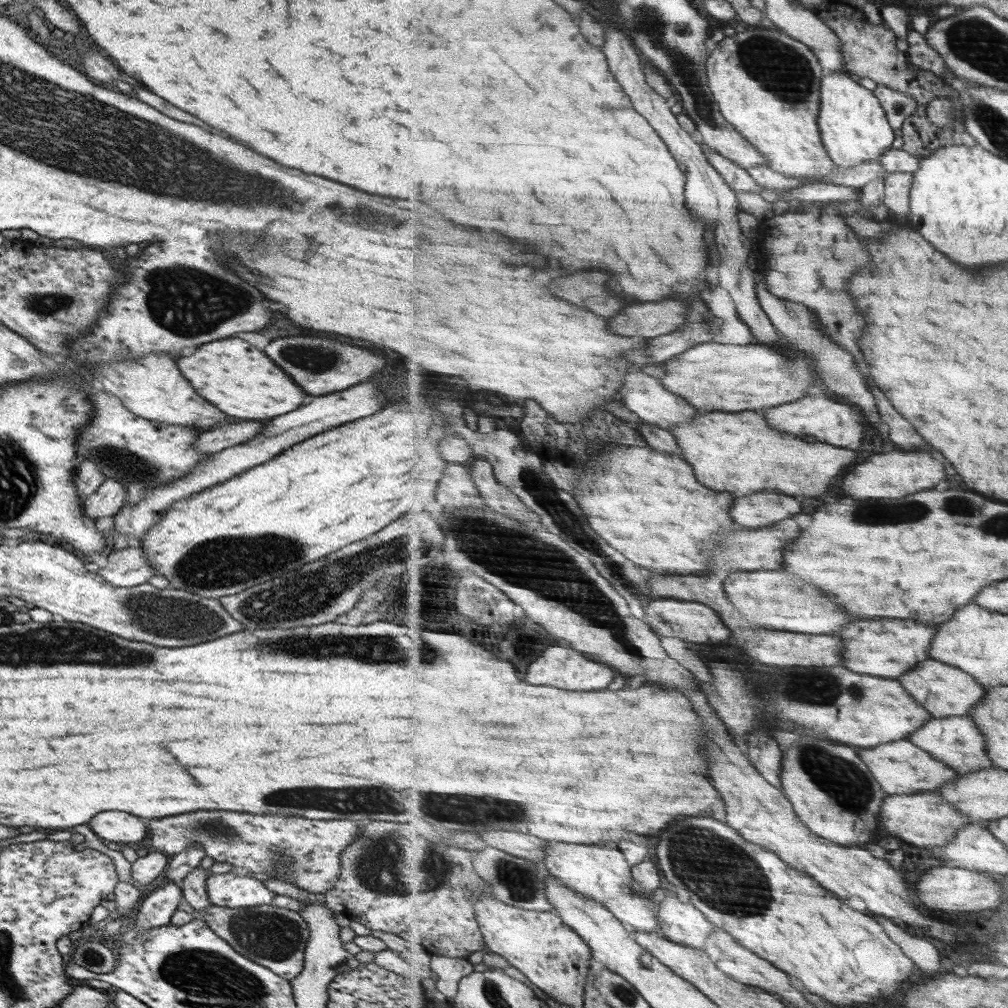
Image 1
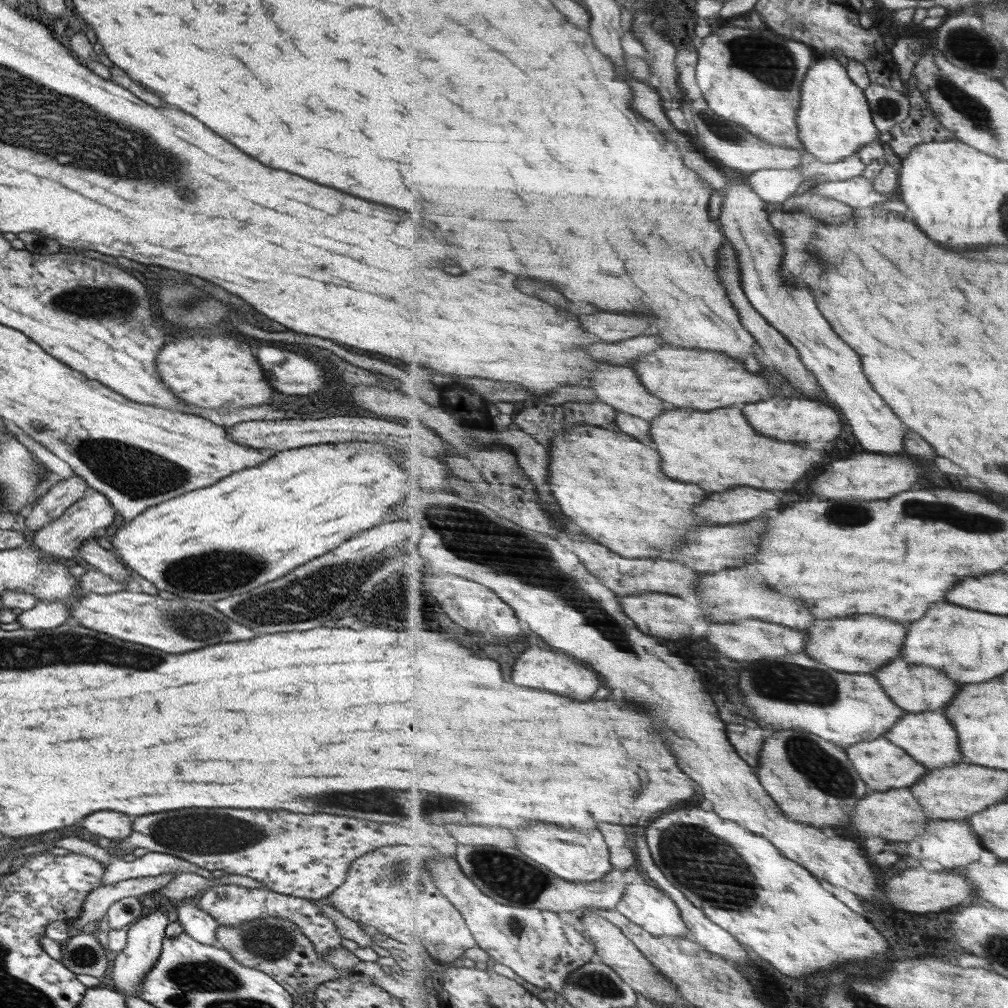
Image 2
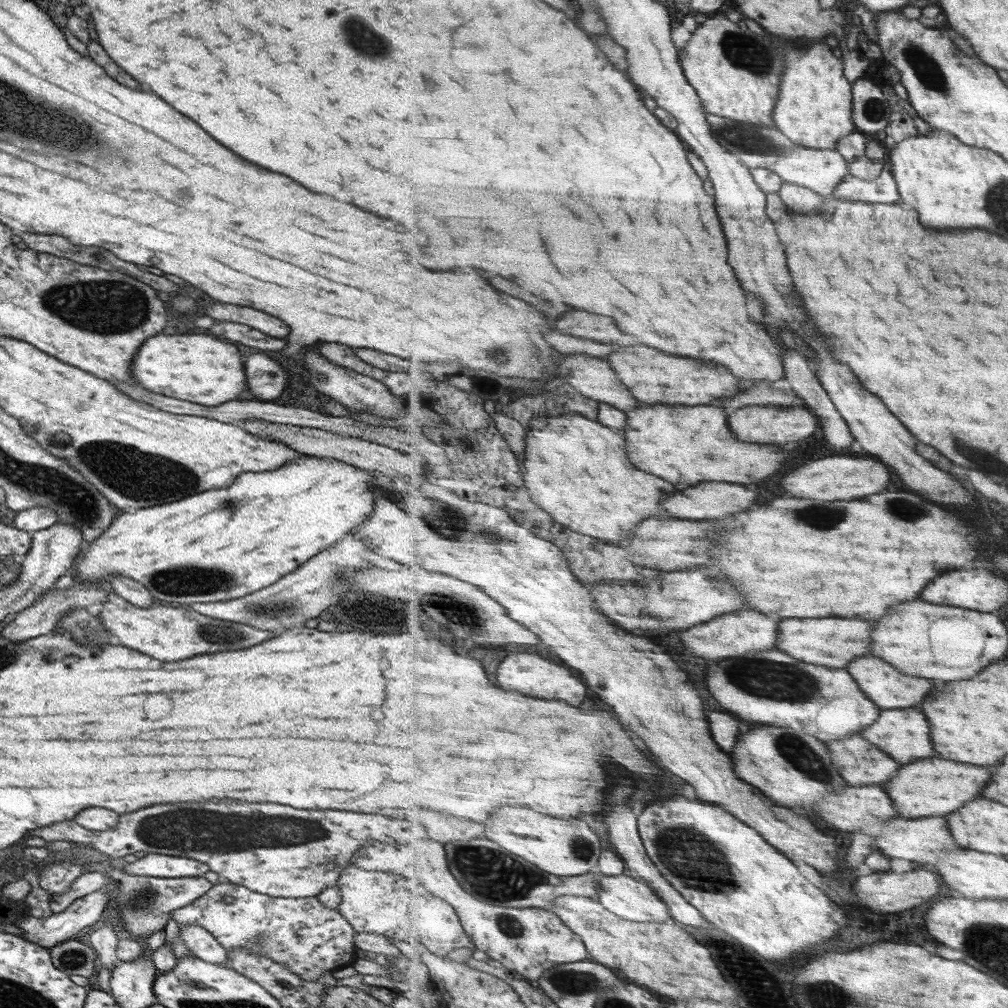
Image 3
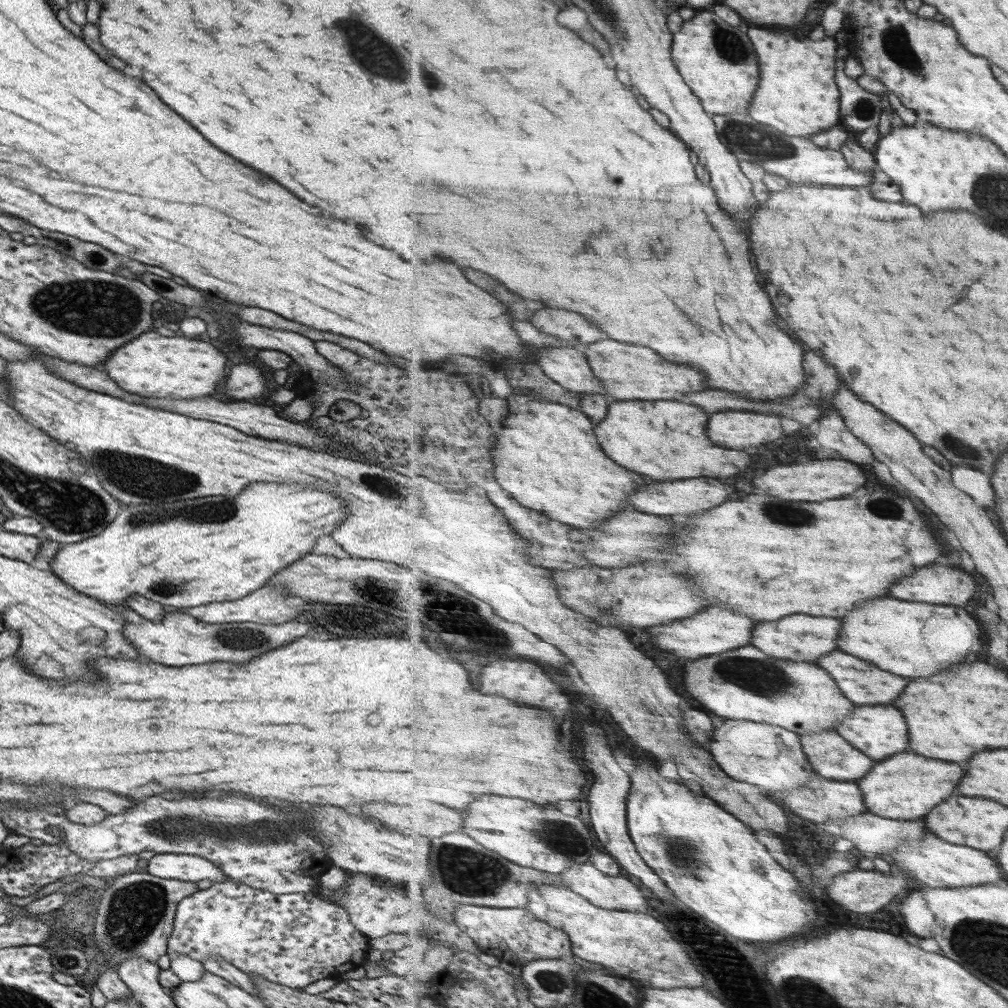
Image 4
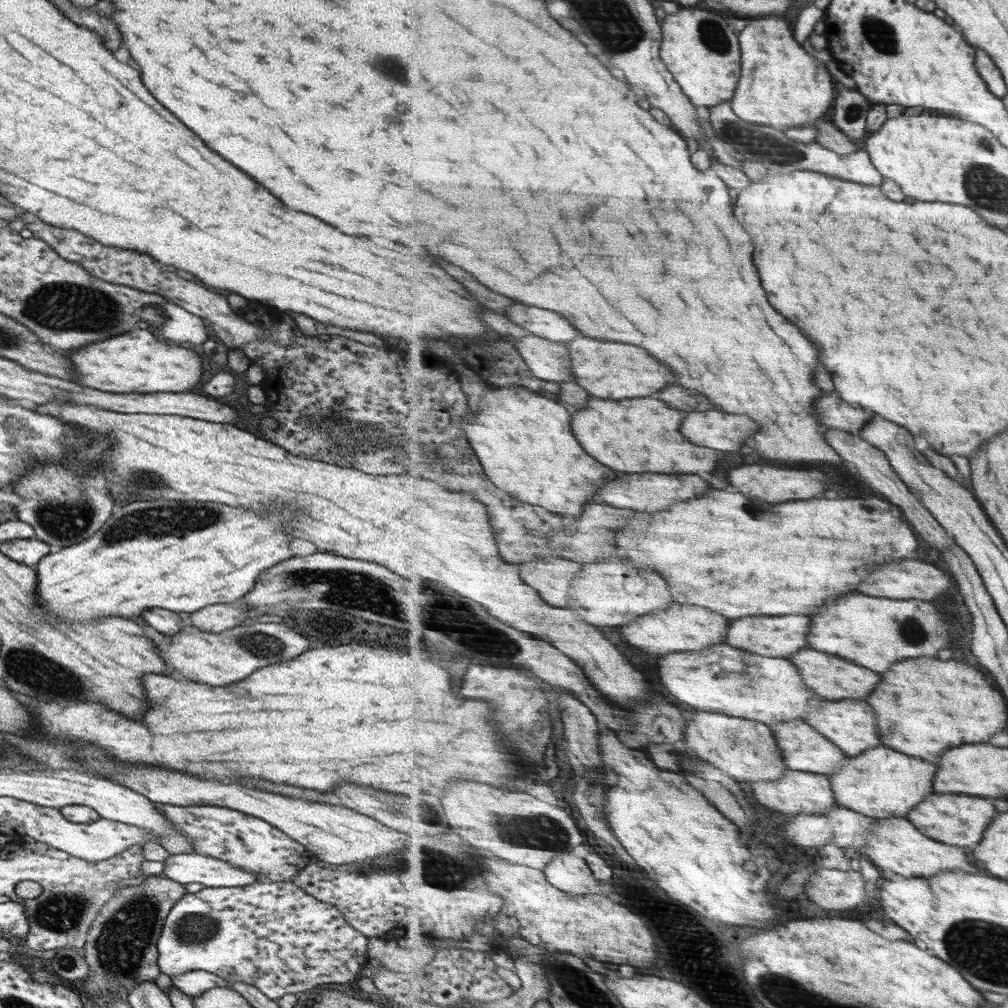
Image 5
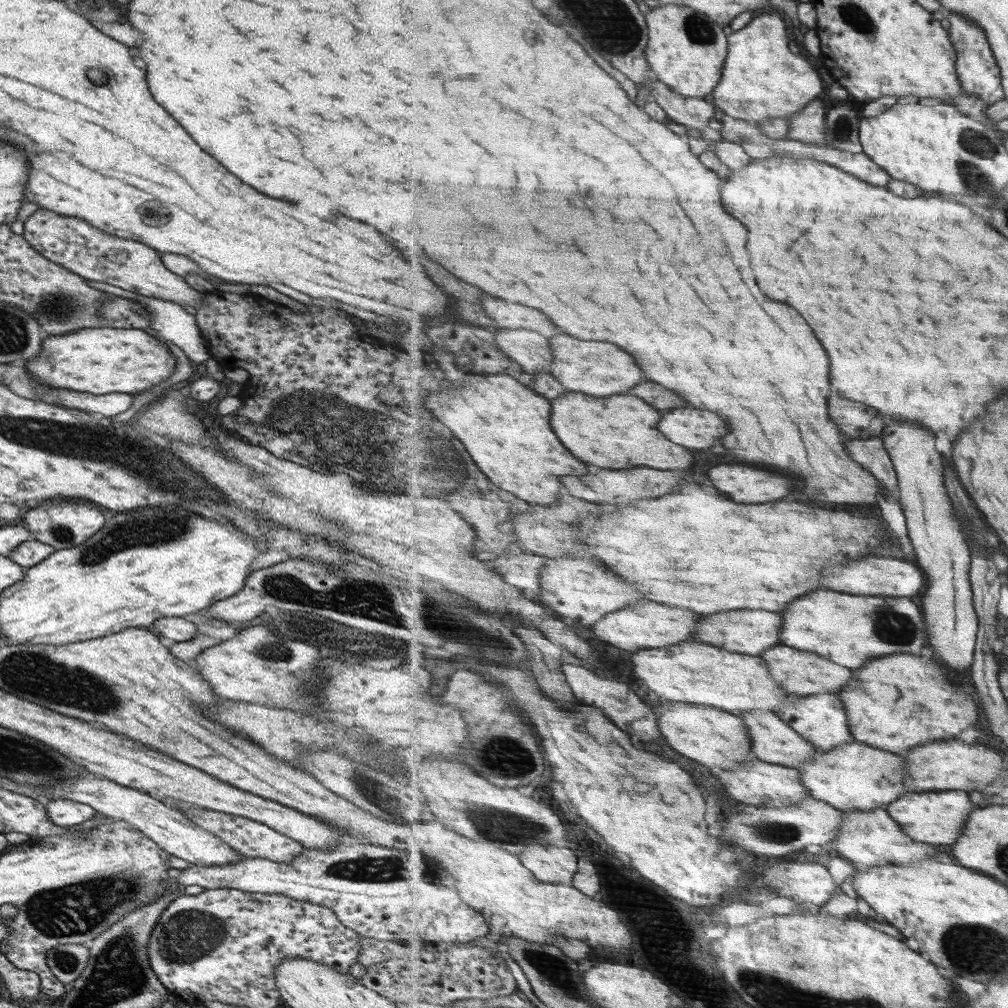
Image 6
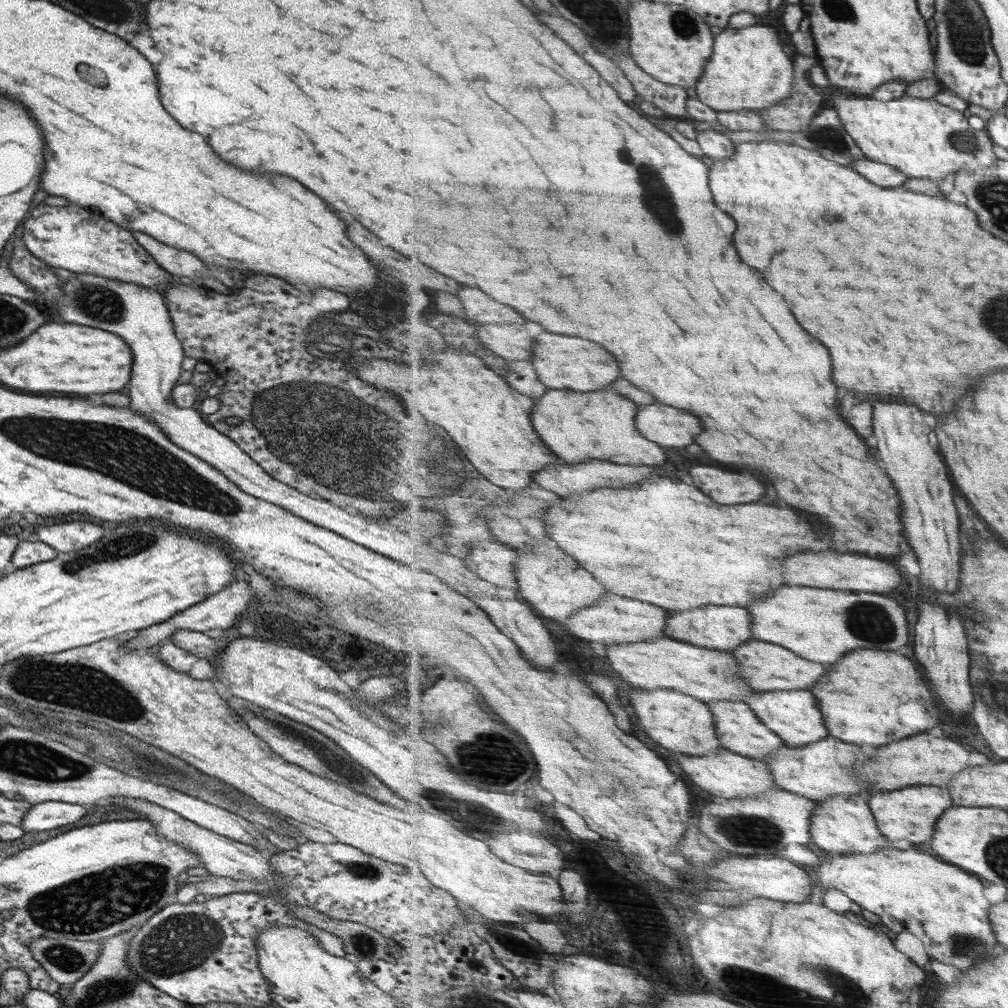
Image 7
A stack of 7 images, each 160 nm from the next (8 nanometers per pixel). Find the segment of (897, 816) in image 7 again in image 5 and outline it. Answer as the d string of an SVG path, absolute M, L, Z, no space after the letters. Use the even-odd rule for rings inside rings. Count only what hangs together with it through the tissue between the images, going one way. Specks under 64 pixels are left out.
M935 793L915 806L909 812L907 819L928 837L953 846L971 849L975 848L984 839L985 831L997 815L997 808L993 807L993 800L989 800L989 798Z

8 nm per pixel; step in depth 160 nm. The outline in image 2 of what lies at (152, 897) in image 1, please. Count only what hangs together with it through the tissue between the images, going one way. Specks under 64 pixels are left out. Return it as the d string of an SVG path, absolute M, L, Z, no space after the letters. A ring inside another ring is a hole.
M150 905L150 911L146 915L137 920L133 926L125 929L125 948L119 953L113 954L115 960L113 968L111 968L111 978L114 982L114 987L124 992L124 996L138 996L140 978L143 978L146 970L149 970L153 963L155 963L155 960L159 958L164 931L169 924L169 916L165 908L158 905Z

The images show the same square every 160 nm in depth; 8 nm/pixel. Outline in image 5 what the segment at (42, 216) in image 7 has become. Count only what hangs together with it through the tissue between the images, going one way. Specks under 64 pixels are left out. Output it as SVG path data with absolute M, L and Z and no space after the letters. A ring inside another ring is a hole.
M35 220L33 224L27 224L25 228L30 230L33 237L46 242L60 257L80 264L88 273L91 273L98 279L113 284L130 286L131 288L145 292L159 293L167 302L175 304L175 306L180 306L183 310L197 315L201 319L207 320L205 323L209 332L211 332L213 336L217 336L217 339L221 340L225 346L239 348L239 346L243 346L246 342L251 342L255 338L274 340L279 346L285 346L291 345L293 337L299 334L295 322L293 322L287 314L281 314L281 318L268 329L264 329L262 326L253 326L253 324L245 322L243 318L235 316L235 314L229 310L225 298L221 298L221 296L217 296L217 294L205 290L203 286L193 281L181 279L173 274L173 272L161 269L159 262L151 260L151 258L145 256L145 254L133 254L133 252L129 252L129 250L119 250L119 248L101 246L99 242L97 242L97 246L95 246L95 240L85 238L85 236L79 234L79 232L73 232L73 230L69 232L69 230L63 230L63 228L53 228L53 226L47 226L47 224L39 222L39 220Z

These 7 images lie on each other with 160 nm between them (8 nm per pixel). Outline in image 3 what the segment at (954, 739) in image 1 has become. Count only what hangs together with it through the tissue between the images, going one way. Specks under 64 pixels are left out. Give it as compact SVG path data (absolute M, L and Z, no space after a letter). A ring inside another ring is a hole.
M904 708L881 711L881 718L859 732L868 741L879 746L887 754L890 754L897 762L911 764L919 758L931 758L935 754L933 740L931 740L931 726L929 720L925 720L925 714L921 708Z

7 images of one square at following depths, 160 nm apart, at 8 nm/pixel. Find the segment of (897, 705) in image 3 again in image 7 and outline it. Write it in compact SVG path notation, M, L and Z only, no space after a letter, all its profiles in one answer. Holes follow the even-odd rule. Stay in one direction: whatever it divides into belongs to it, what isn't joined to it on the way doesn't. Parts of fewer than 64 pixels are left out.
M755 638L738 646L735 650L731 650L731 653L737 657L742 677L745 677L745 680L756 692L809 690L821 680L821 674L823 676L827 674L827 668L823 664L805 660L805 658L797 656L795 652L783 648L783 646L775 646L771 642L760 641Z

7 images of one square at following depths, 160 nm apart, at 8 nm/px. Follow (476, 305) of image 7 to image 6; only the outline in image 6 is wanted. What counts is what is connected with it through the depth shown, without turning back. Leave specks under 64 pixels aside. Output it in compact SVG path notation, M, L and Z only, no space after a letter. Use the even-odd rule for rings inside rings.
M485 296L485 302L480 306L485 306L486 313L496 322L500 329L527 329L543 334L545 338L550 338L555 334L556 326L549 318L545 318L539 310L525 308L521 304L507 304L501 298Z

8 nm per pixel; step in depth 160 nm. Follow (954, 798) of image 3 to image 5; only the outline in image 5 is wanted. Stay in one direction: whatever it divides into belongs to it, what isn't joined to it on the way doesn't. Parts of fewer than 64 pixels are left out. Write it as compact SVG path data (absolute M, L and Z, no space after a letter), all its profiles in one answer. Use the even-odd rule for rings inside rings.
M881 746L866 750L859 756L851 756L841 770L829 774L833 785L836 799L841 807L856 810L858 813L870 816L871 818L903 818L918 804L921 804L927 797L933 794L933 778L937 774L937 764L925 762L921 758L909 756L893 750L892 748Z

